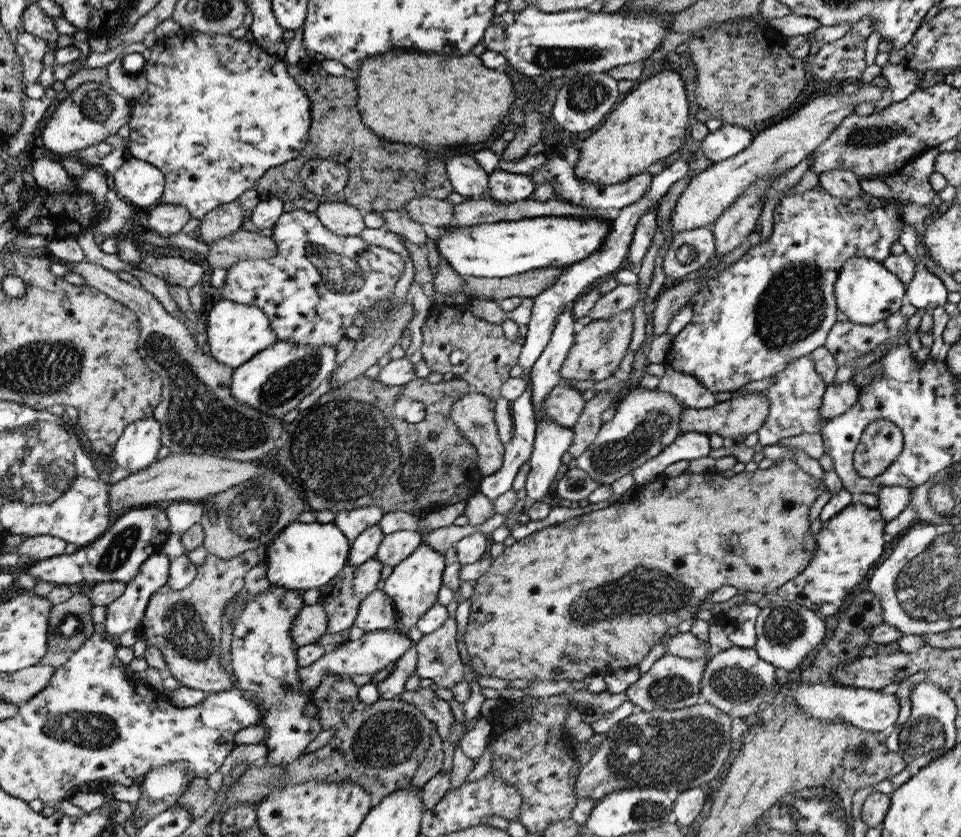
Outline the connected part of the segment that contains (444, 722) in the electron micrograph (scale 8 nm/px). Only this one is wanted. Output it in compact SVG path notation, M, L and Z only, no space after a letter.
M422 683L417 690L404 691L397 698L414 705L429 721L434 721L442 742L447 742L455 719L448 701L438 698L432 685Z

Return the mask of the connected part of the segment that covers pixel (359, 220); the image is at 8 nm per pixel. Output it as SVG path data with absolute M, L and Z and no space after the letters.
M337 202L322 203L319 204L315 214L327 228L337 235L359 236L367 227L363 221L364 212L354 206Z

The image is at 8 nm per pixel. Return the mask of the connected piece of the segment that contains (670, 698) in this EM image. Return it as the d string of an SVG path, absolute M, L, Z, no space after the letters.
M706 651L704 656L690 659L680 658L674 655L665 654L643 674L639 682L636 682L630 689L626 690L627 698L632 701L639 710L651 711L658 709L678 710L694 706L700 702L701 683L704 675L704 668L710 662L712 654Z

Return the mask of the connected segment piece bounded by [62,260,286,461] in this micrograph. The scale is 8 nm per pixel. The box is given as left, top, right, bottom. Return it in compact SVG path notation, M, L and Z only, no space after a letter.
M86 260L62 261L62 264L70 267L70 272L84 277L86 284L125 303L140 319L141 357L164 380L161 404L153 414L162 423L162 445L170 448L173 454L210 454L237 461L260 459L280 446L286 435L283 417L268 415L236 399L230 389L235 368L216 361L206 349L198 348L195 336L184 323L170 315L150 292Z

